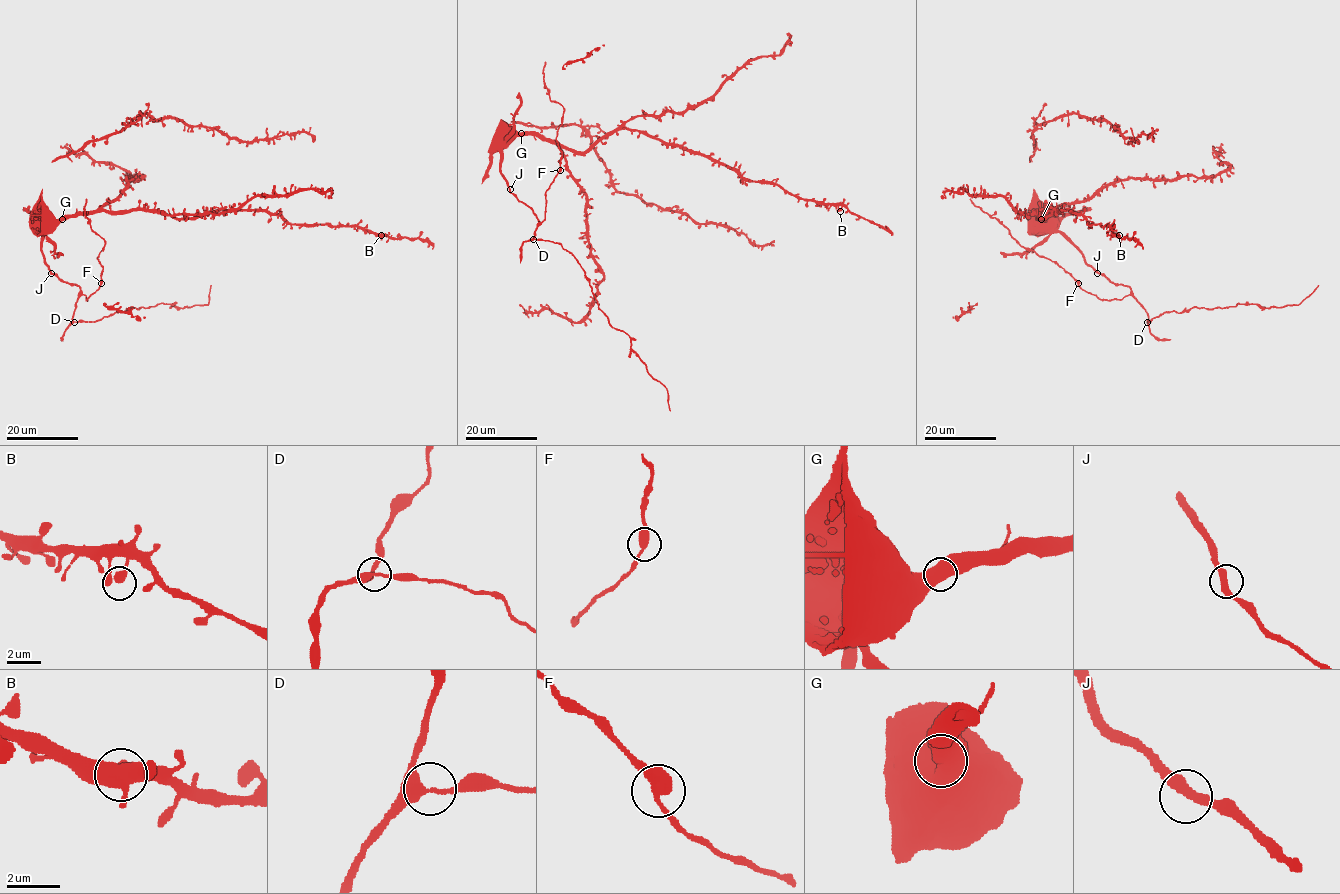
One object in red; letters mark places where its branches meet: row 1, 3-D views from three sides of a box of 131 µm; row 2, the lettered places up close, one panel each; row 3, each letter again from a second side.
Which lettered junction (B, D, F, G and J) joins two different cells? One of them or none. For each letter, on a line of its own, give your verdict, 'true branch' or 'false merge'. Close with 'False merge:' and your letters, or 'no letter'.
B: true branch
D: true branch
F: true branch
G: true branch
J: true branch
False merge: no letter

